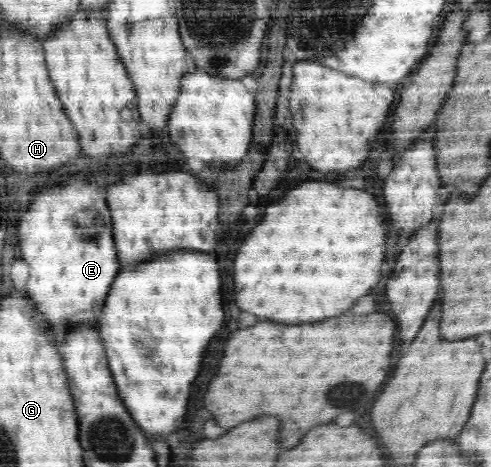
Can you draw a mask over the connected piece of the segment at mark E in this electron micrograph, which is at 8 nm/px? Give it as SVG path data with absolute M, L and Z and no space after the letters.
M71 179L39 191L19 221L19 249L29 263L31 275L25 285L31 301L37 305L48 331L59 343L65 341L65 327L95 323L102 317L102 307L119 269L111 214L105 191L83 179Z

